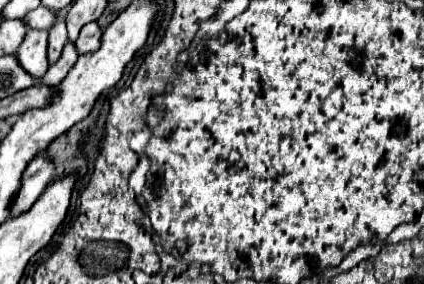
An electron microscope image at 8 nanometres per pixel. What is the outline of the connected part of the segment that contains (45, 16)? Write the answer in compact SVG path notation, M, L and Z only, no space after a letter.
M39 6L35 10L31 10L23 22L29 26L29 28L37 28L37 30L49 30L53 28L53 24L57 22L57 12L53 12L51 8L45 8L45 6Z

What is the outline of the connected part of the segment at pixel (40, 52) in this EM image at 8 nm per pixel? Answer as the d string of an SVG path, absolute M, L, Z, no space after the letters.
M29 30L23 44L17 50L17 58L19 64L37 80L41 76L45 76L49 64L47 64L47 38L49 32L37 32L37 30Z

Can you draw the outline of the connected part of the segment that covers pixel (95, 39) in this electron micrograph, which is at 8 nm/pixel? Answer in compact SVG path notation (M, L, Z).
M89 22L83 26L79 38L75 40L75 48L79 54L87 54L87 52L93 52L101 46L101 26L97 22Z

